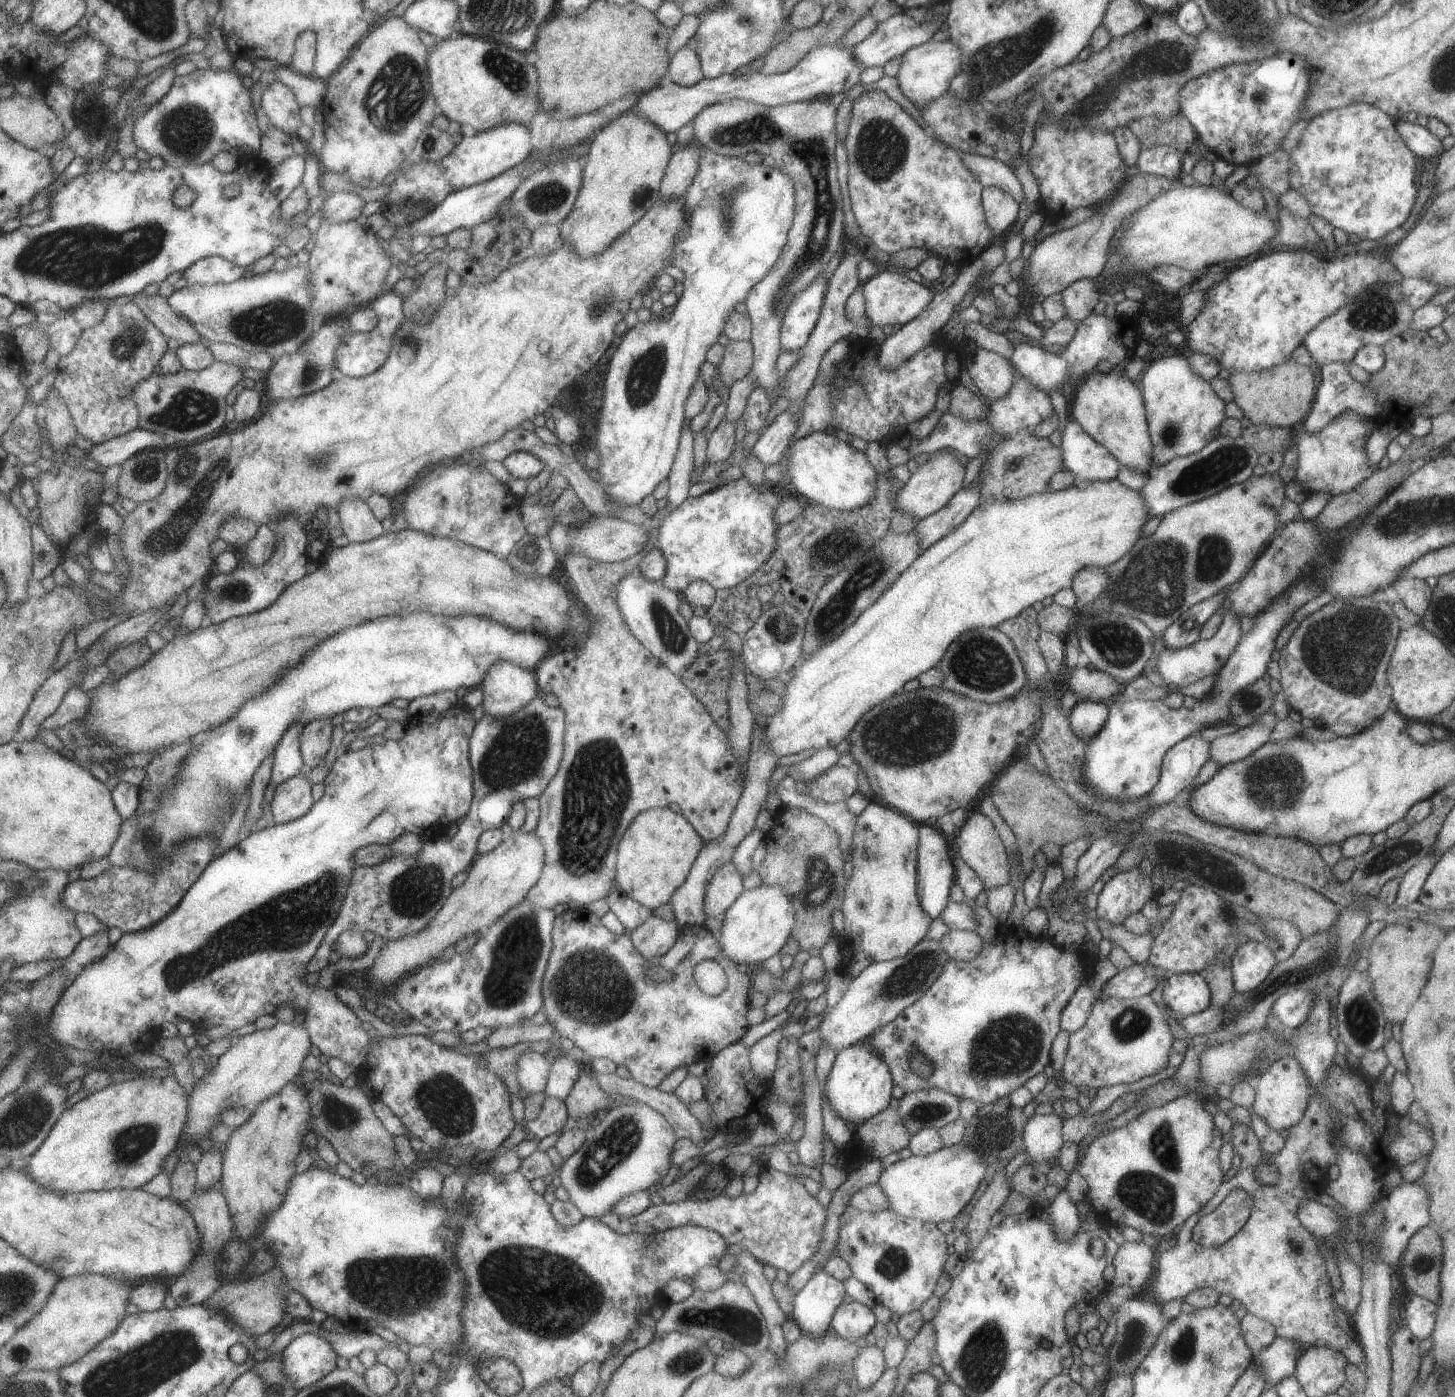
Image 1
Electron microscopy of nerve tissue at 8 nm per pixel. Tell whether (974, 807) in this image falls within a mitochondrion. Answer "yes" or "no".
no

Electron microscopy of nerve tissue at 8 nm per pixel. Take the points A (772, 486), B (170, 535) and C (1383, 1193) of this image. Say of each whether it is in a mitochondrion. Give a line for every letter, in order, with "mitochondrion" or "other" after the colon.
A: other
B: mitochondrion
C: other

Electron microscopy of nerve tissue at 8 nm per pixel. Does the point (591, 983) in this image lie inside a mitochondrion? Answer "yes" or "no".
yes

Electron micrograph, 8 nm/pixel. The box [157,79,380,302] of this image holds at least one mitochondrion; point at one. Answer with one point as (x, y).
(188, 130)

